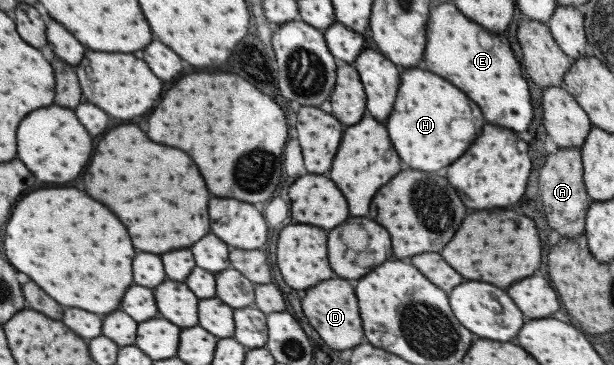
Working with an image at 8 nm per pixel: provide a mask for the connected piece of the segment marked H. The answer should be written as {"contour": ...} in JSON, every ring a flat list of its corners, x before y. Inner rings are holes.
{"contour":[[407,69,401,73,397,99,385,123,399,159,417,171,439,171,453,163,473,143,483,125,481,111,465,93,425,69]]}

